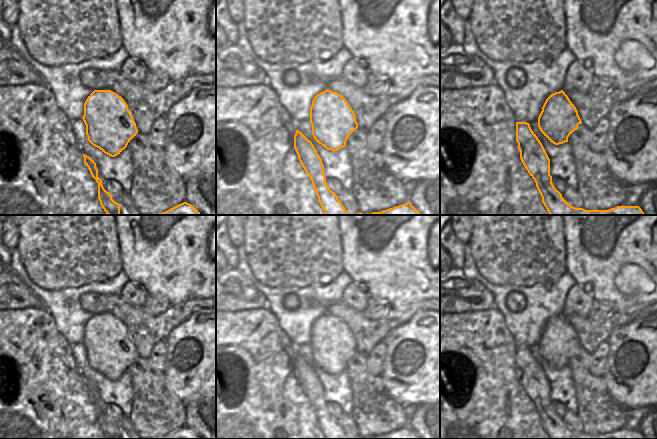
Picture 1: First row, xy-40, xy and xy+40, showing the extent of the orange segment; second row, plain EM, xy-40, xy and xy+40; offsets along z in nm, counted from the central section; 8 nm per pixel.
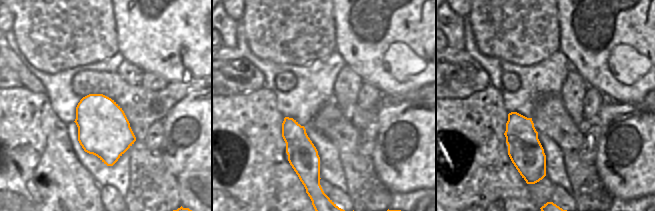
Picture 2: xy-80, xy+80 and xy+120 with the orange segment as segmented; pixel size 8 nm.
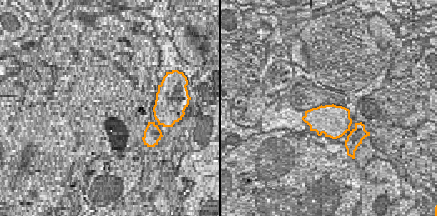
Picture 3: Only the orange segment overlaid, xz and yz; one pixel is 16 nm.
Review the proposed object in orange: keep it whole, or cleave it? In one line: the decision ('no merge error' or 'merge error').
no merge error

